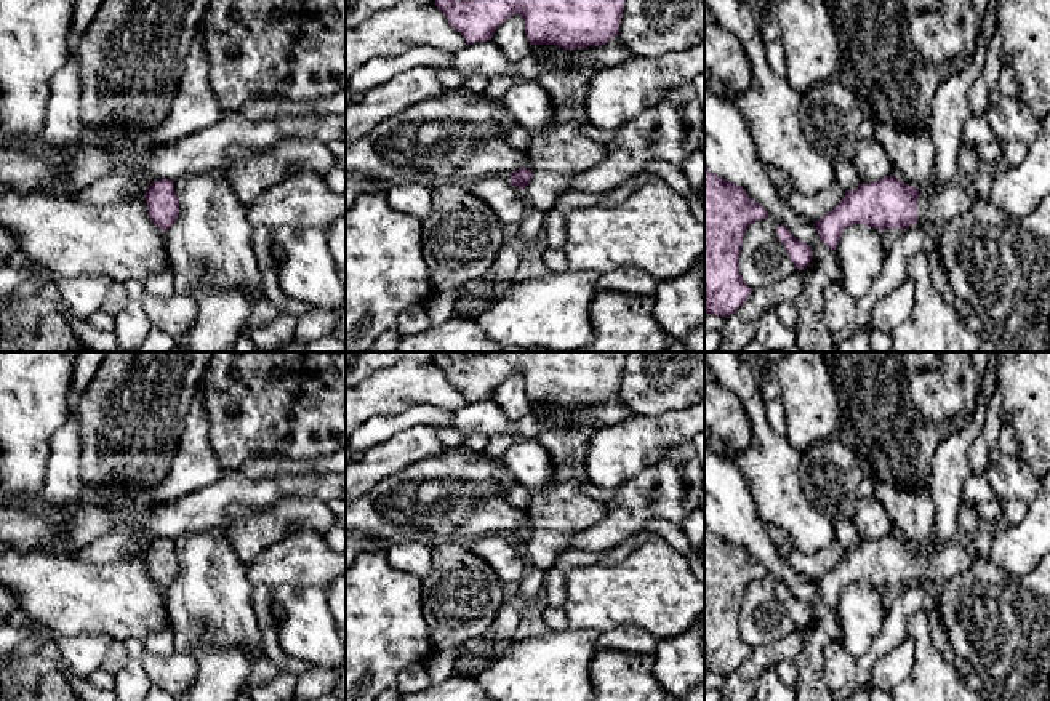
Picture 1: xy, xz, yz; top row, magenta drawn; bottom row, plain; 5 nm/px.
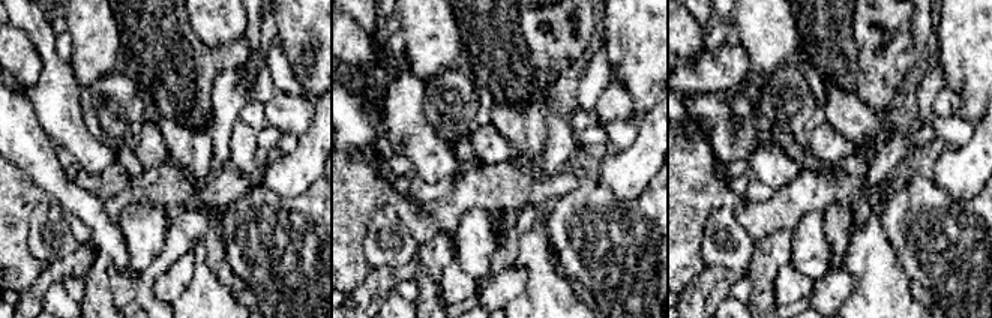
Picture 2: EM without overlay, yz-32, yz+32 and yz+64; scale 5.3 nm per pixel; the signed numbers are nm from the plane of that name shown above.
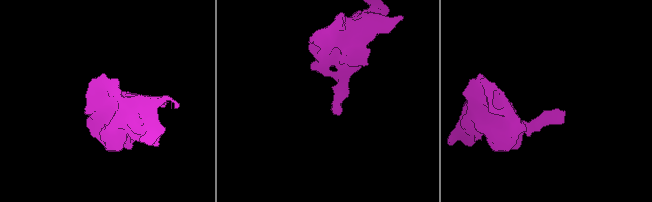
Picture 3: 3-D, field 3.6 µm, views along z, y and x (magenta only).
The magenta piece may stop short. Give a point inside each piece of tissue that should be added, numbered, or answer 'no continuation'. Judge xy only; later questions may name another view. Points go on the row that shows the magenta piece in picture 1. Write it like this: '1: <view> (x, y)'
no continuation

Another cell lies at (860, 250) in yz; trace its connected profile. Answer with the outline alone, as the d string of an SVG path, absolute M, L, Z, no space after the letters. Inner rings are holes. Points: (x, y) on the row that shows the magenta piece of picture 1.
M866 224L848 226L836 251L842 270L840 288L855 301L866 296L885 262L882 230Z

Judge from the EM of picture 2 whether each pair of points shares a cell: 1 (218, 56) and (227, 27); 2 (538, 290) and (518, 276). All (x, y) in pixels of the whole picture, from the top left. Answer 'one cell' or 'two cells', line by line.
1: two cells
2: two cells

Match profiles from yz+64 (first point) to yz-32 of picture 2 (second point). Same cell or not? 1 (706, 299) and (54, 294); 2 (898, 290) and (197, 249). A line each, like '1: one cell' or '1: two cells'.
1: two cells
2: one cell

